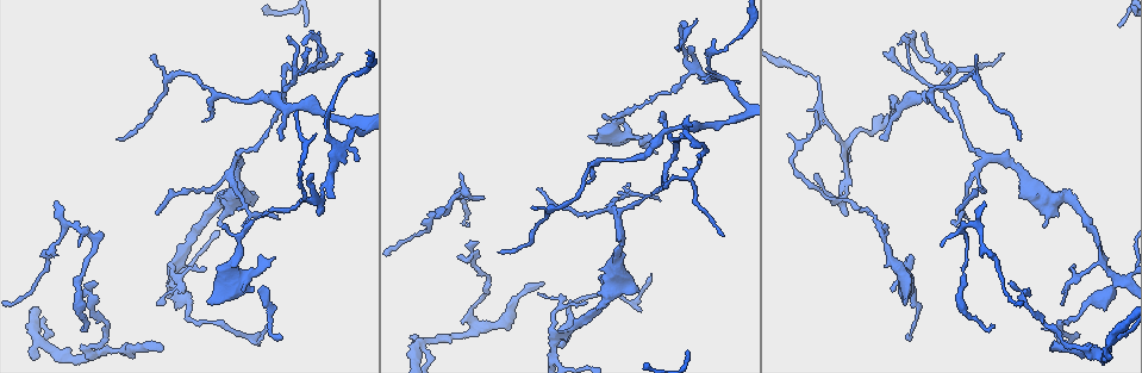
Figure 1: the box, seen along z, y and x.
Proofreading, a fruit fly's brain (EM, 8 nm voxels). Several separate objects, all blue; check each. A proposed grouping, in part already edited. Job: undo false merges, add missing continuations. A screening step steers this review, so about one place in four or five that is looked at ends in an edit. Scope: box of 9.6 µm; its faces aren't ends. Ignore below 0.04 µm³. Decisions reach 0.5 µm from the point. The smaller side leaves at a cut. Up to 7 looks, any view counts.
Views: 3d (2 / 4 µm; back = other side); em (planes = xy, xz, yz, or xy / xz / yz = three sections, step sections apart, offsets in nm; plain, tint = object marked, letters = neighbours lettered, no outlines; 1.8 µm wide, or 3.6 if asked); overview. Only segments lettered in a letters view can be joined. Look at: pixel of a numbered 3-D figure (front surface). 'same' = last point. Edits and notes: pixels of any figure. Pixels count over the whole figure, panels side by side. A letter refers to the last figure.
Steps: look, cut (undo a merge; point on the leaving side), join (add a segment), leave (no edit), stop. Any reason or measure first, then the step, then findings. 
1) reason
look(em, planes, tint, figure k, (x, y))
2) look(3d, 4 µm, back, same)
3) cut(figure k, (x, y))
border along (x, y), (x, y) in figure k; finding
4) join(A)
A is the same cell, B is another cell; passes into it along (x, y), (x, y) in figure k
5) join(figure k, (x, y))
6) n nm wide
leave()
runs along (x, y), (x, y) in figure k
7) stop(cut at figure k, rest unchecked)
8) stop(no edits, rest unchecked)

thin end
look(3d, 4 µm, figure 1, (466, 227))

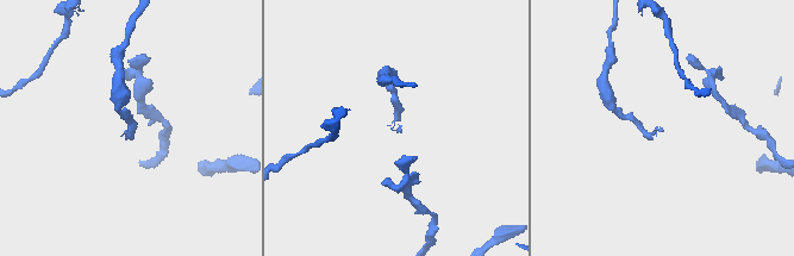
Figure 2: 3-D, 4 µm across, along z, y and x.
look(em, xz, step 8, letters, figure 2, (660, 127))

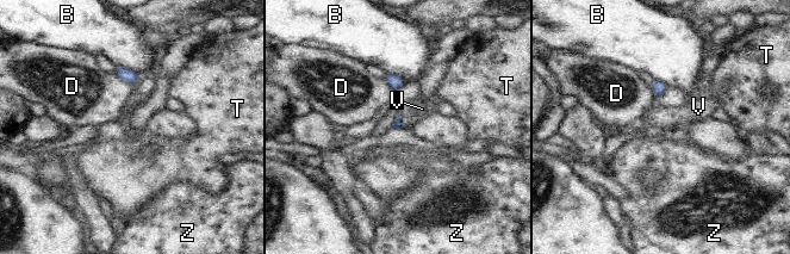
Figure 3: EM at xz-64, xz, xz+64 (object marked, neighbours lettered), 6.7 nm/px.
cut it another way
look(em, planes, letters, same)

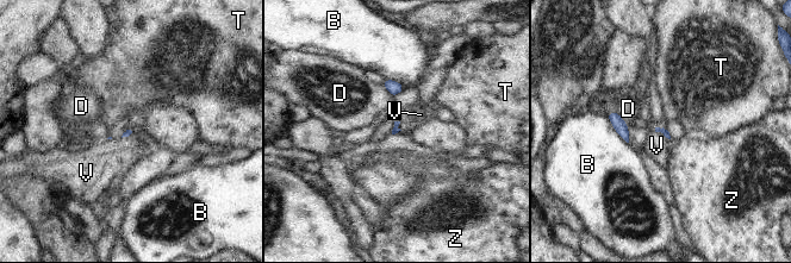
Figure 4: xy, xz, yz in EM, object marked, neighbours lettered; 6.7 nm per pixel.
join(V)
V is the same cell, B, D, T and Z are other cells; passes into it along (665, 132), (661, 132), (656, 145) in figure 4; it goes on there

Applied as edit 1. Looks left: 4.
free end
look(em, yz, step 4, letters, figure 1, (208, 302))

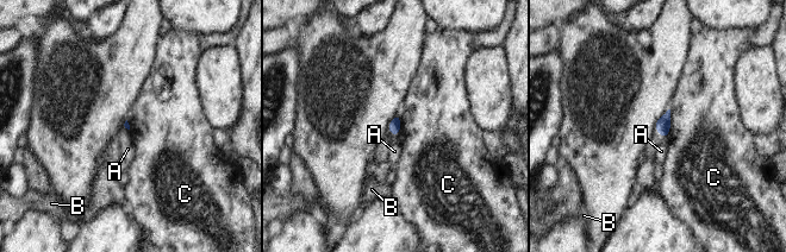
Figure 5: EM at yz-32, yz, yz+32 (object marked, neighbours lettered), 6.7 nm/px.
join(B)
B is the same cell, A and C are other cells; passes into it along (394, 125), (394, 133), (380, 153) in figure 5; the neuron continues

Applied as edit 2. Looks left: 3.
an open end
look(3d, 4 µm, figure 1, (1021, 136))

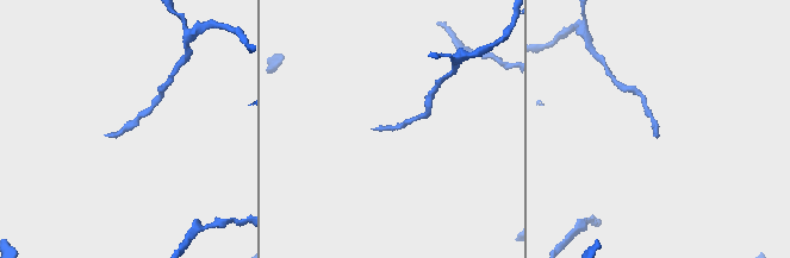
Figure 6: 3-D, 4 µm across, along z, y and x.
shape alone is not enough
look(em, planes, tint, figure 6, (109, 134))

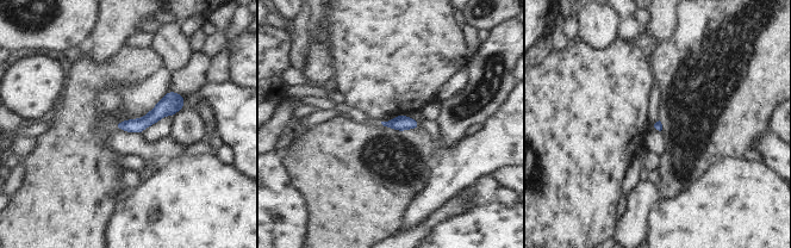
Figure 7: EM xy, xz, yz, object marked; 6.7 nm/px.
see the neighbours
look(em, planes, letters, same)

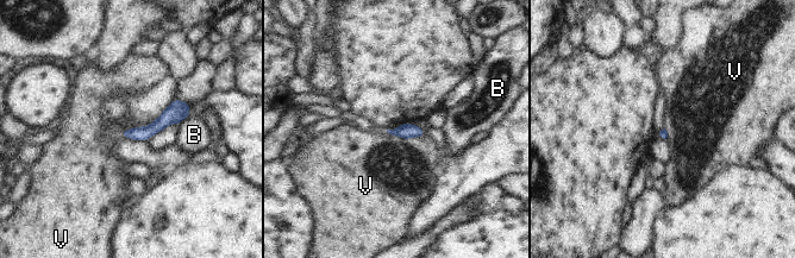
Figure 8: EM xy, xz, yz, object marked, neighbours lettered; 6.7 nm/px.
leave()
B and V are other cells; border along (386, 131), (405, 138), (424, 136) in figure 8; none of them fits

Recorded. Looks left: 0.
stop(join at figure 4, join at figure 5, rest unchecked)

